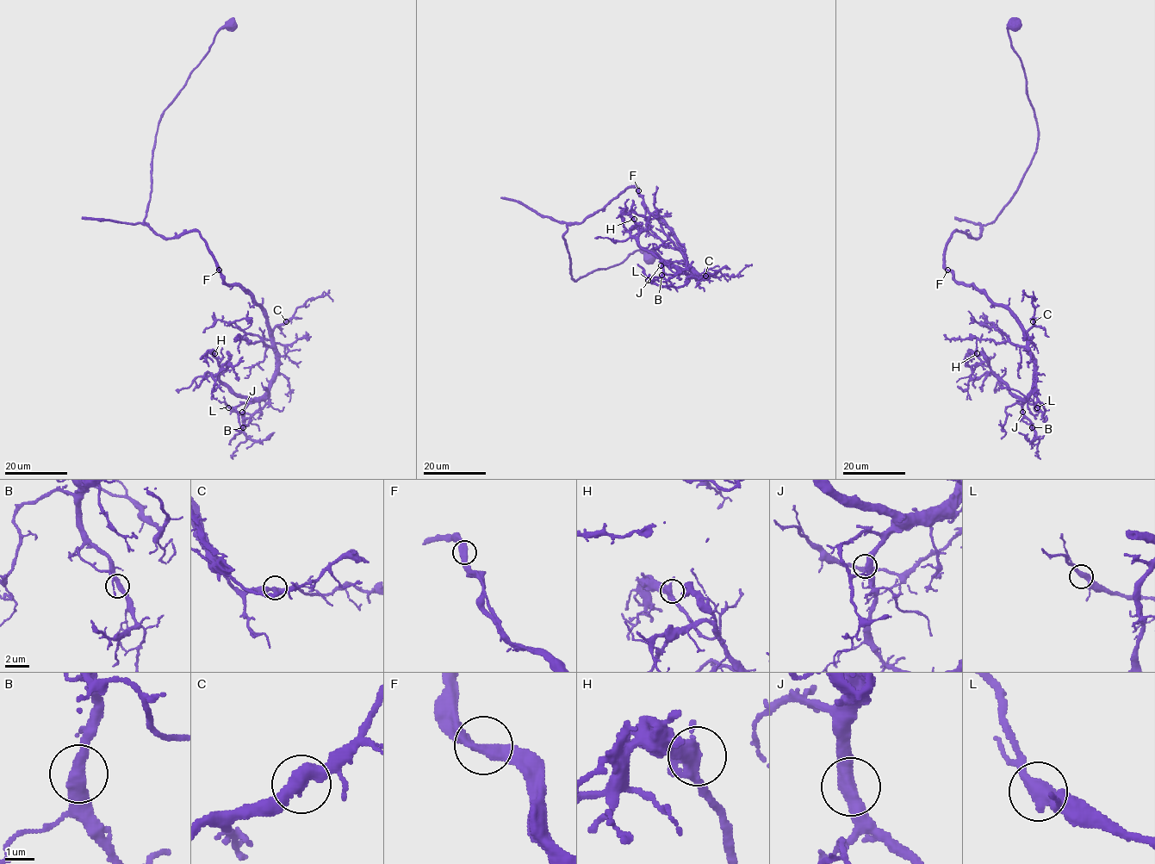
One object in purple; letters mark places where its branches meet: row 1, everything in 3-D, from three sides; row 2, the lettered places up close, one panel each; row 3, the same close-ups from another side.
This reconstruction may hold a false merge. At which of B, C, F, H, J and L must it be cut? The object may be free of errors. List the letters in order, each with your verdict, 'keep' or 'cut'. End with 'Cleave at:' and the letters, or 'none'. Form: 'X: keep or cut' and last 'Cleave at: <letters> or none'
B: keep
C: keep
F: keep
H: keep
J: keep
L: keep
Cleave at: none

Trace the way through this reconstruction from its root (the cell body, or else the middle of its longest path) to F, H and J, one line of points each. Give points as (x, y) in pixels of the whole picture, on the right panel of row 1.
F: (1014, 25), (1008, 34), (1025, 74), (1037, 148), (1015, 194), (980, 236), (953, 233), (947, 270)
H: (1014, 25), (1035, 153), (978, 238), (953, 233), (945, 267), (1015, 320), (1033, 388), (1016, 397), (977, 353)
J: (1014, 25), (1035, 153), (978, 238), (953, 233), (945, 267), (1003, 305), (1026, 336), (1033, 388), (1022, 412)

